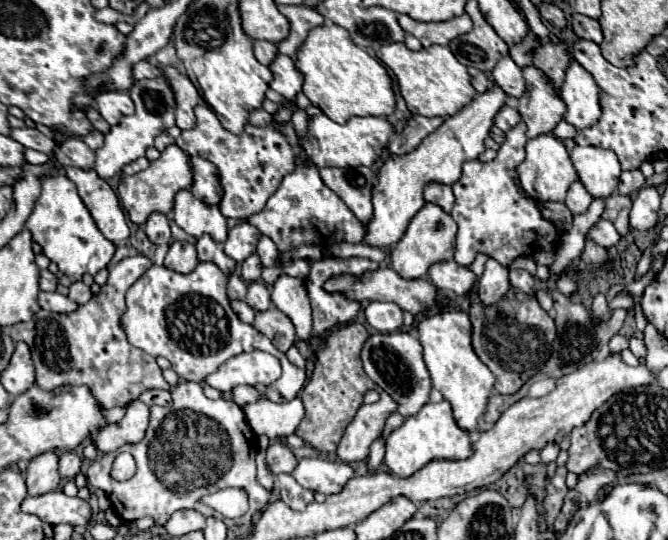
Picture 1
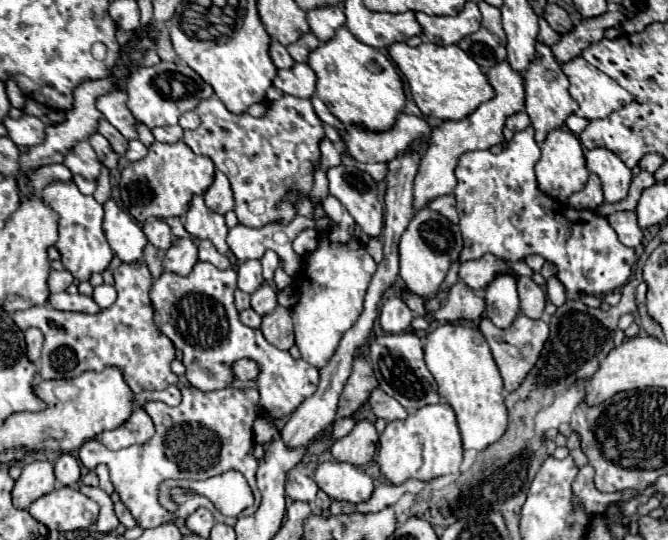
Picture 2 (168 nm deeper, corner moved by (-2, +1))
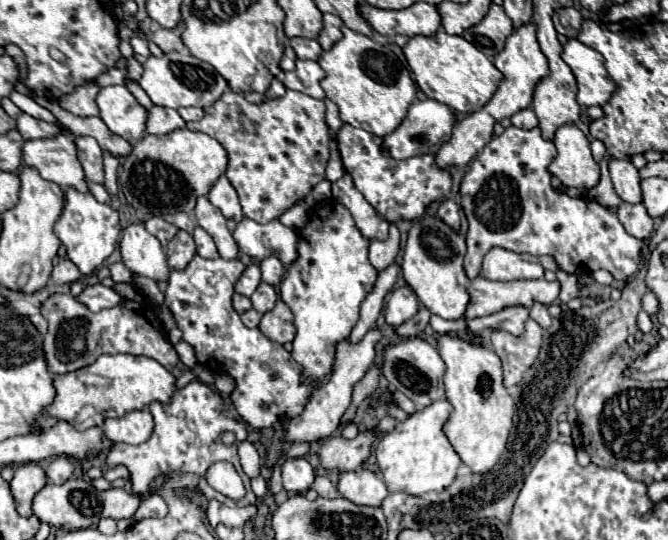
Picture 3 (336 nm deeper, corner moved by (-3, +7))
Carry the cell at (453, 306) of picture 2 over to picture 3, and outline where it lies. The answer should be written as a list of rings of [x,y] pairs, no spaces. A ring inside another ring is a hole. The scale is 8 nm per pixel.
[[[473,279],[467,285],[469,293],[469,305],[467,305],[467,317],[483,317],[501,311],[503,307],[511,305],[523,305],[531,307],[533,301],[539,301],[543,305],[553,303],[559,297],[559,281],[489,281],[489,279]]]

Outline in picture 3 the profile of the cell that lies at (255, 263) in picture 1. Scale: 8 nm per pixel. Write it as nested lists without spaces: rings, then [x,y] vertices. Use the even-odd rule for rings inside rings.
[[[249,263],[247,269],[243,271],[243,275],[239,277],[239,281],[235,283],[235,291],[251,297],[255,293],[255,289],[259,287],[259,283],[261,283],[261,269],[257,263]]]

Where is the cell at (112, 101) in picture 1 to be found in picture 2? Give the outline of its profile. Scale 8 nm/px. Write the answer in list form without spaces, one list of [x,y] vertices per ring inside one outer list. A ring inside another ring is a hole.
[[[110,91],[96,99],[96,107],[108,119],[108,123],[114,125],[126,139],[136,139],[138,137],[136,121],[126,101],[128,101],[126,91]]]

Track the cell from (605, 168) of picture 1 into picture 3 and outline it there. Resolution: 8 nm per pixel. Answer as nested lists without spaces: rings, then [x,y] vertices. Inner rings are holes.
[[[611,159],[609,161],[609,173],[615,187],[615,193],[627,201],[627,203],[639,203],[641,201],[641,187],[639,187],[639,171],[637,167],[627,159]]]

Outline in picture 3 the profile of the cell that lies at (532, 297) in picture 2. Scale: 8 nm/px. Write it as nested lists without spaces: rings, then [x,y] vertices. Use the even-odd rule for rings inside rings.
[[[533,303],[533,307],[529,309],[531,319],[535,319],[543,329],[547,329],[551,325],[551,315],[547,311],[547,307],[543,303]]]

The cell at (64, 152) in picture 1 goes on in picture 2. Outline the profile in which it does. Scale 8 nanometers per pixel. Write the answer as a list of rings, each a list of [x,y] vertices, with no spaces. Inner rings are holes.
[[[78,141],[64,157],[64,165],[74,175],[82,175],[88,181],[96,181],[100,175],[100,169],[102,169],[102,163],[98,161],[96,151],[92,149],[92,145],[88,141]]]

